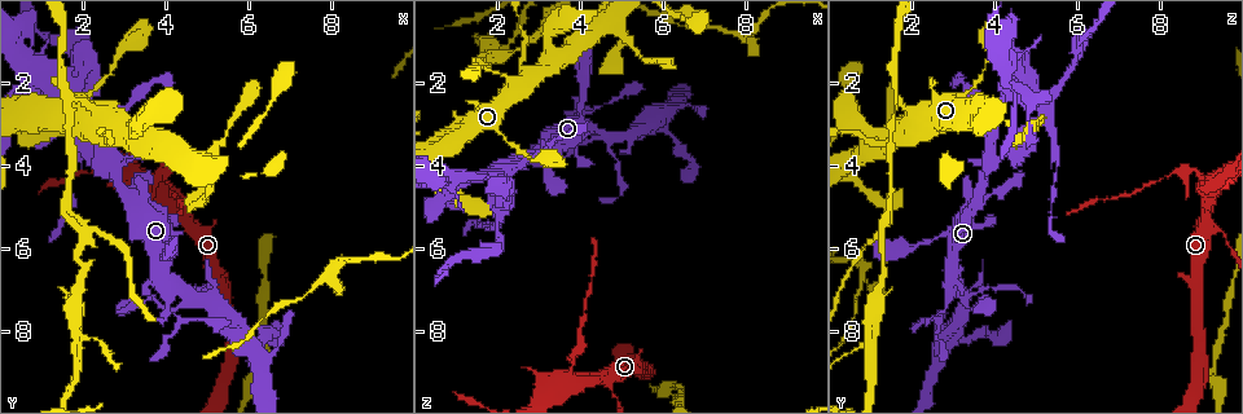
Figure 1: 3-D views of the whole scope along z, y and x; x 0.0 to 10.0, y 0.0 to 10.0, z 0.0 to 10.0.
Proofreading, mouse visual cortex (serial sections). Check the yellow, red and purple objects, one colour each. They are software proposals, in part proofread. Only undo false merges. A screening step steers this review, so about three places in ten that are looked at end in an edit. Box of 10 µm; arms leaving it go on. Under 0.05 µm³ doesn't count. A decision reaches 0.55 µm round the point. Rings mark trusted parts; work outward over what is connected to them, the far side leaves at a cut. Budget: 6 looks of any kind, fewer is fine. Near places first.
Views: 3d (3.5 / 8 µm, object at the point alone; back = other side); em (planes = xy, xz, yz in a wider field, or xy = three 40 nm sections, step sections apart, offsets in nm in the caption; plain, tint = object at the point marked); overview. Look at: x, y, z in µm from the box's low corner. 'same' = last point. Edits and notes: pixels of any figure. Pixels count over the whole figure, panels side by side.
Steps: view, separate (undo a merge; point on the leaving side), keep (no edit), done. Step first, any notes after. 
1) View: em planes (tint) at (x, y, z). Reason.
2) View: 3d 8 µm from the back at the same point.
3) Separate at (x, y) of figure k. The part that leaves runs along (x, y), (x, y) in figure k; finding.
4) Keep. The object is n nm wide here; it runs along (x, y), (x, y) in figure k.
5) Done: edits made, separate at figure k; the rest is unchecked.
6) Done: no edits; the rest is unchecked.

View: 3d 3.5 µm at (1.70, 2.45, 1.65). Branch point.

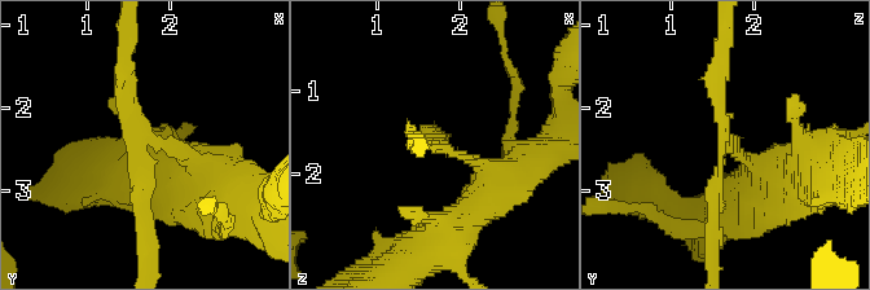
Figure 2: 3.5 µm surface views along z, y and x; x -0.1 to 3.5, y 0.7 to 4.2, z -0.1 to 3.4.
View: em planes (tint) at (1.70, 2.35, 1.70). 3 arms meet here; the arms are 150, 150, 300 nm wide; now the EM.

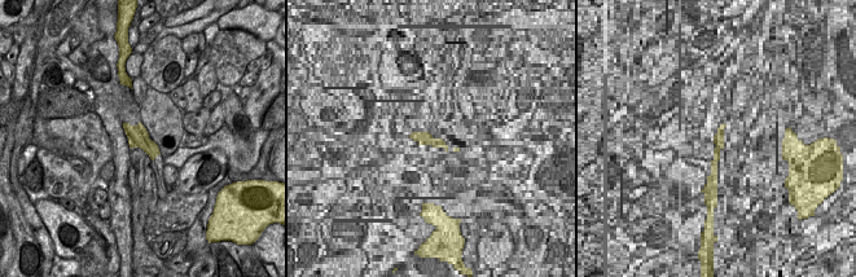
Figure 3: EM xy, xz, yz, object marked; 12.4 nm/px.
Separate at (721, 96) of figure 2. The part that leaves runs along (149, 139), (141, 146), (149, 262) in figure 2; a second cell is stuck on.

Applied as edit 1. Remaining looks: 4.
View: overview. Redraw.

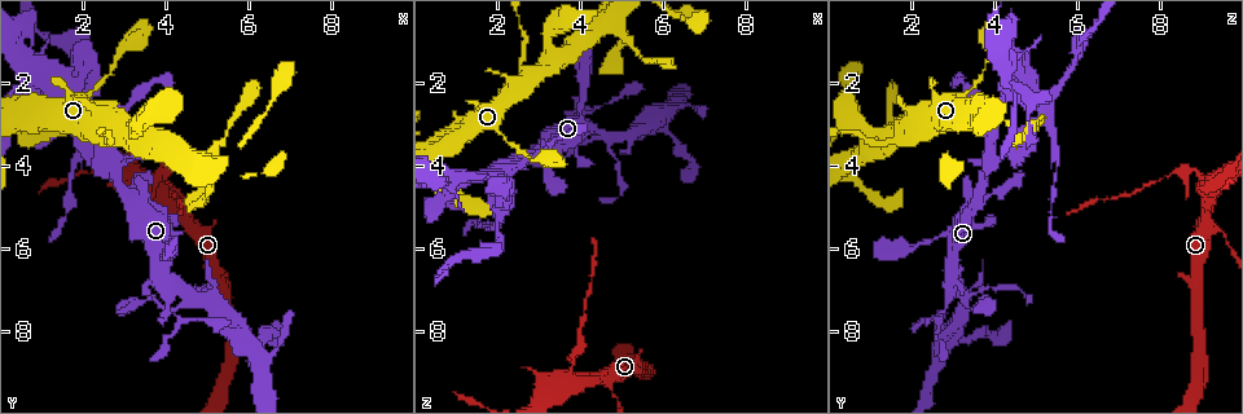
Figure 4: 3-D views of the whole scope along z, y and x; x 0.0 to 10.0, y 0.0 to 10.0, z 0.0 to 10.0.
View: 3d 3.5 µm at (2.45, 3.95, 3.85). Three arms meet.

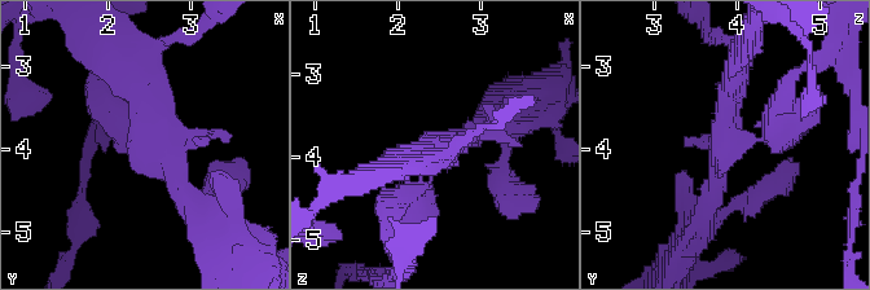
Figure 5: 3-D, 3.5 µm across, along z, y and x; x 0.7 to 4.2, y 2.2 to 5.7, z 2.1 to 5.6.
View: em xy step 3 (tint) at (2.50, 3.90, 3.80). Need the tissue.

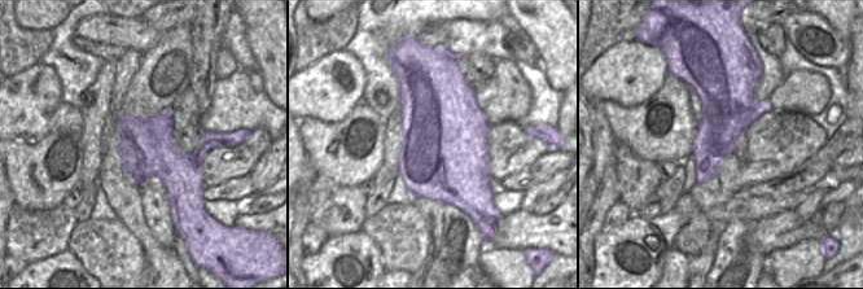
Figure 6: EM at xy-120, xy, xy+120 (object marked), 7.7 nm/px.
Separate at (783, 118) of figure 5. Two cells meet here.

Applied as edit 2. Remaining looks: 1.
Done: edits made, separate at figure 2, separate at figure 5; the rest is unchecked.

